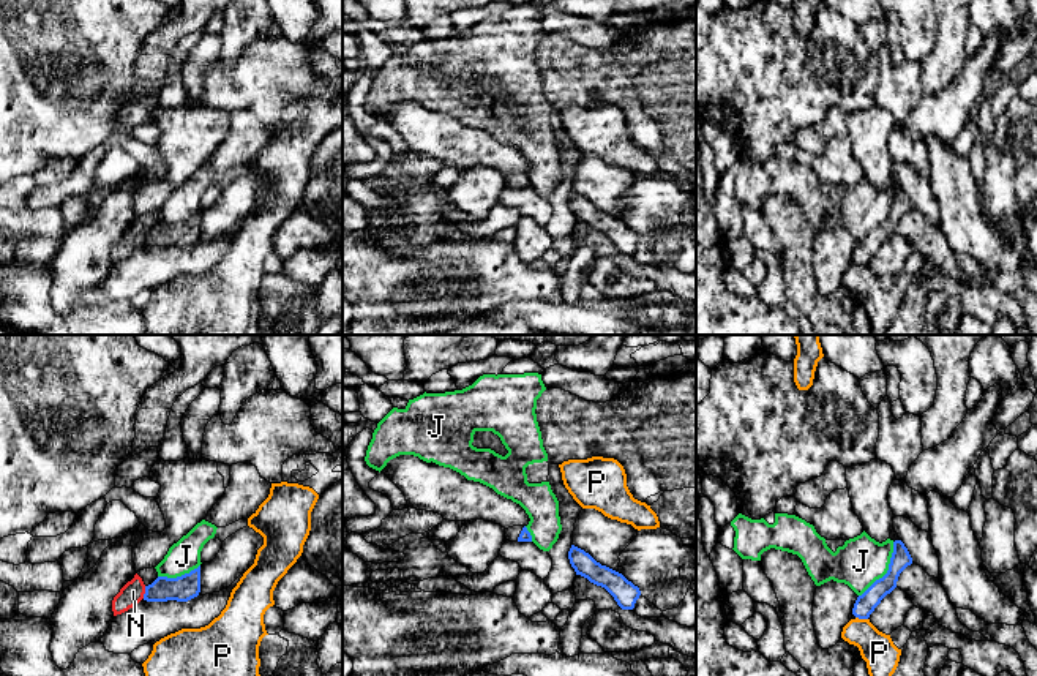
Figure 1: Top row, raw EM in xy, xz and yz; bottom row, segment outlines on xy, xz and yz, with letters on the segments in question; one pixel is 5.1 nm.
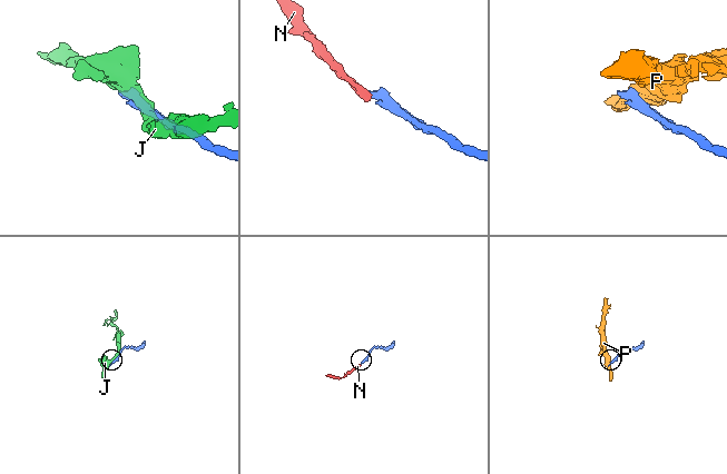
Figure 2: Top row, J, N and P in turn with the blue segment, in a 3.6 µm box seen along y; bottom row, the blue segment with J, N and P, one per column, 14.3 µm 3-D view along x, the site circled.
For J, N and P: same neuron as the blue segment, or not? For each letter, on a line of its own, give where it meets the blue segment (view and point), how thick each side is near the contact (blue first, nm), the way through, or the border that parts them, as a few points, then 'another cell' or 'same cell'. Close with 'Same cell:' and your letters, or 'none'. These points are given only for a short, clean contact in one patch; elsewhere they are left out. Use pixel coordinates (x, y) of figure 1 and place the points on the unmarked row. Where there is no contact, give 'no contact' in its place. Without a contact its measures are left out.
J: yz (887, 217) | 110/240 nm | another cell
N: xy (146, 239) | 130/110 nm | along xy (146, 232), (142, 244) | another cell
P: yz (862, 264) | 110/170 nm | along yz (856, 262), (867, 266) | another cell
Same cell: none

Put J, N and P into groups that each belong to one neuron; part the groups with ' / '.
J / N / P

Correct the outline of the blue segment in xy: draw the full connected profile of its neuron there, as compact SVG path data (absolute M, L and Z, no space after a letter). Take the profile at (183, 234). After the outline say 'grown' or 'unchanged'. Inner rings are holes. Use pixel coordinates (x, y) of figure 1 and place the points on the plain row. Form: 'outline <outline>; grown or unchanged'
outline M200 212L189 220L177 224L158 223L145 232L144 246L147 248L188 248L200 238Z; unchanged

